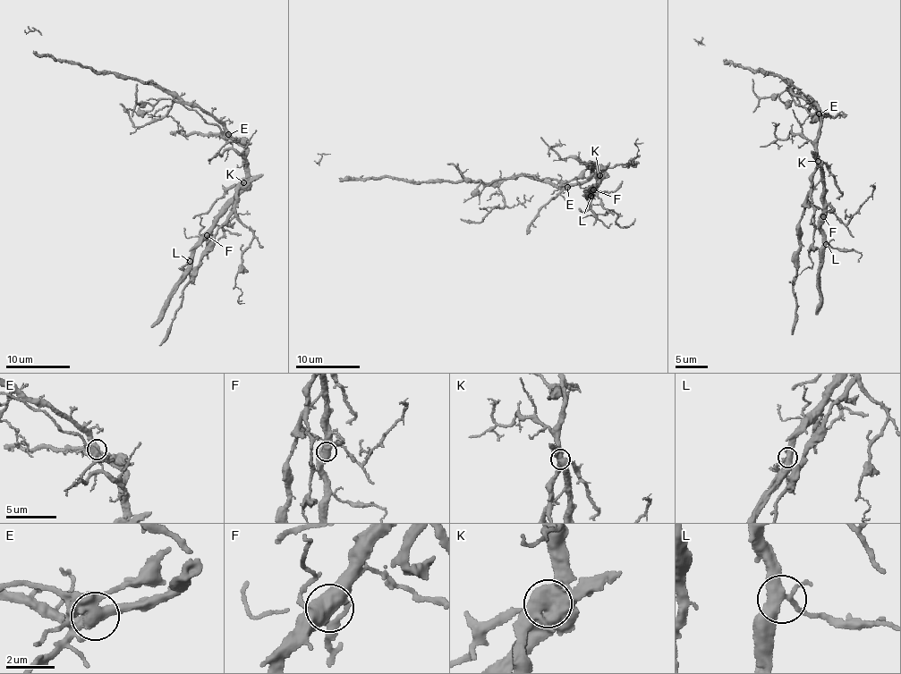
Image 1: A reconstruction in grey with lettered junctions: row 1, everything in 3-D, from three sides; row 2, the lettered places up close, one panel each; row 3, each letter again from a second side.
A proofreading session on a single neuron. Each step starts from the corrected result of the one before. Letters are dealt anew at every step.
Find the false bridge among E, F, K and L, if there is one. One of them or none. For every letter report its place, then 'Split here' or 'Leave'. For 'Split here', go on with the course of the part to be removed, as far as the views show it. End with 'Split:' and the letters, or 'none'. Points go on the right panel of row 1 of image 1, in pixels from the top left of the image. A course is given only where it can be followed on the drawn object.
E: Place: (819, 113). Leave
F: Place: (823, 216). Leave
K: Place: (818, 161). Split here. Course of the part to remove: (817, 160), (797, 235), (800, 248), (793, 290), (795, 321), (793, 334)
L: Place: (826, 244). Leave
Split: K

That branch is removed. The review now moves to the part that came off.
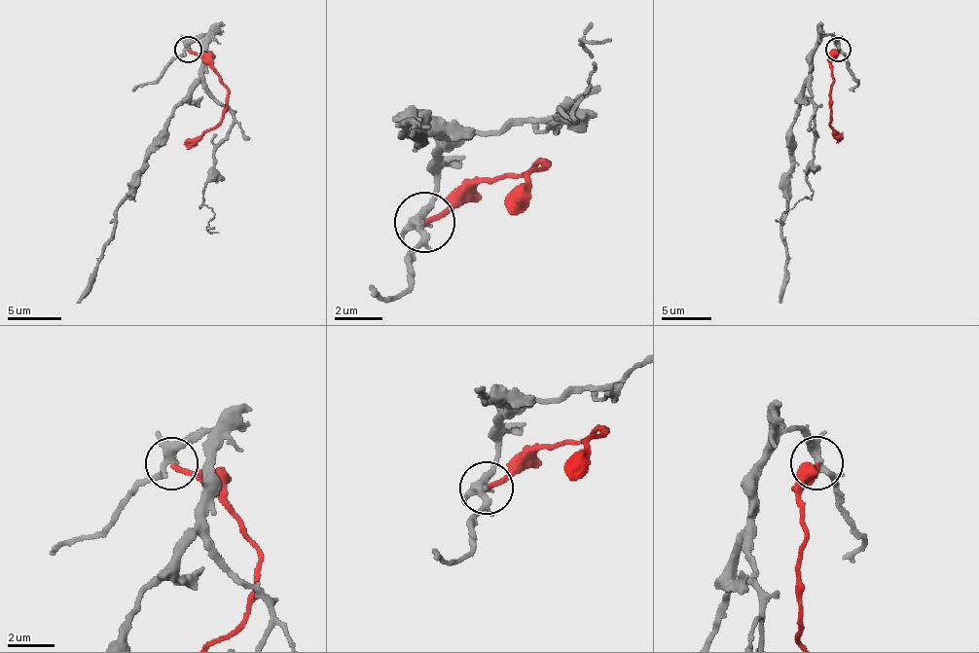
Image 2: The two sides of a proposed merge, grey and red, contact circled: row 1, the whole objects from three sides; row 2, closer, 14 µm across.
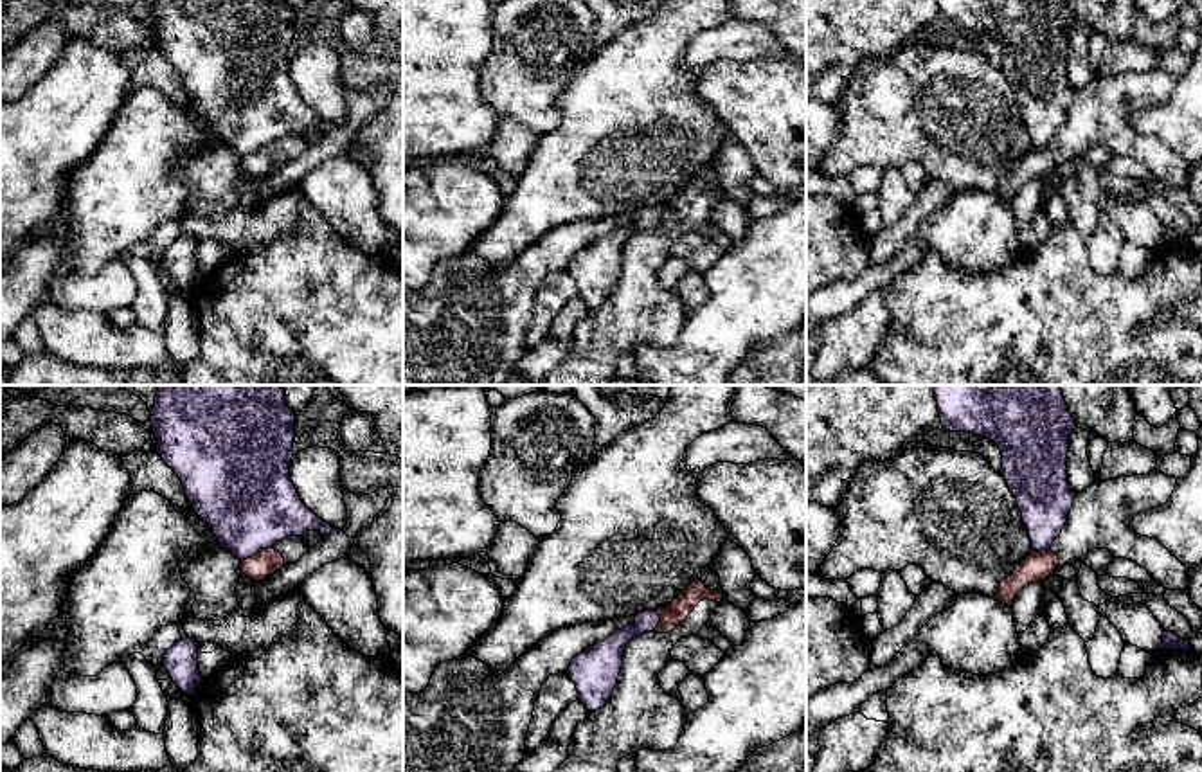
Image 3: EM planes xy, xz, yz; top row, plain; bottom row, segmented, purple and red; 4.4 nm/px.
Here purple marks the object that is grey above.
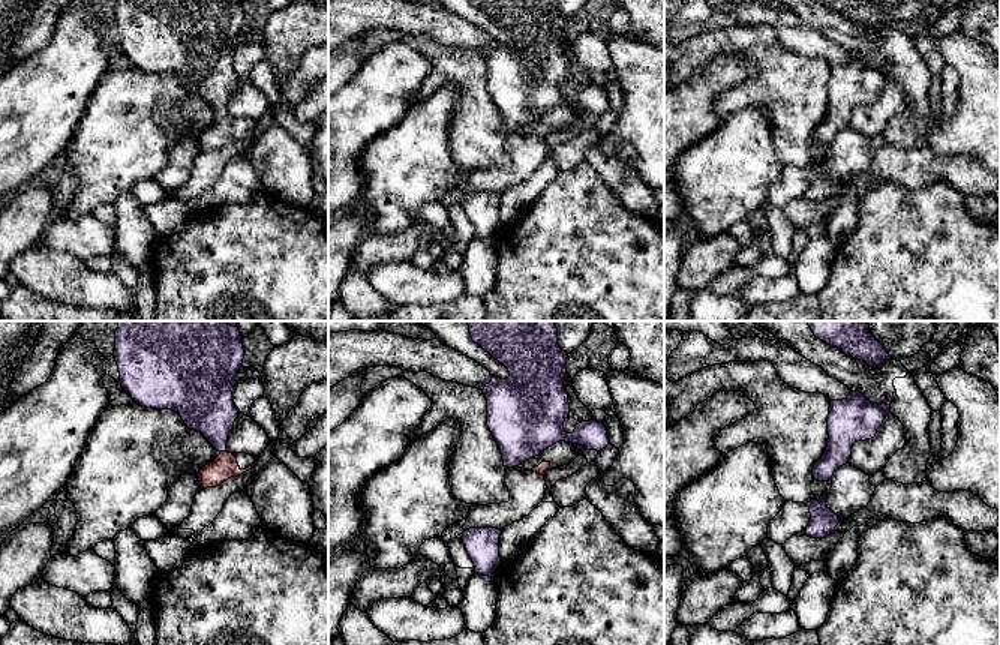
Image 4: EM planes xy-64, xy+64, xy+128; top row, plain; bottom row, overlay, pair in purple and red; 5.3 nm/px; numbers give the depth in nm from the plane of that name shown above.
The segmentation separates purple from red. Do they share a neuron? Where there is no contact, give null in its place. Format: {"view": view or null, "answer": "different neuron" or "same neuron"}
{"view": "xy", "answer": "different neuron"}

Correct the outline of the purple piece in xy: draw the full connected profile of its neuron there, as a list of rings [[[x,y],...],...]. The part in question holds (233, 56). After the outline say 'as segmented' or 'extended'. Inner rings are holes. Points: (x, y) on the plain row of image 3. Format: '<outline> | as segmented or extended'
[[[155,0],[149,18],[158,36],[157,50],[178,72],[189,101],[212,126],[220,144],[239,157],[306,128],[318,128],[322,133],[333,128],[300,97],[292,79],[295,9],[288,0]]] | as segmented

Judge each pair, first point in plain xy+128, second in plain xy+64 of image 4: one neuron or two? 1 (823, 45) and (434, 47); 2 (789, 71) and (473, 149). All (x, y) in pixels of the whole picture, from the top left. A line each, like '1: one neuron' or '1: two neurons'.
1: two neurons
2: one neuron

